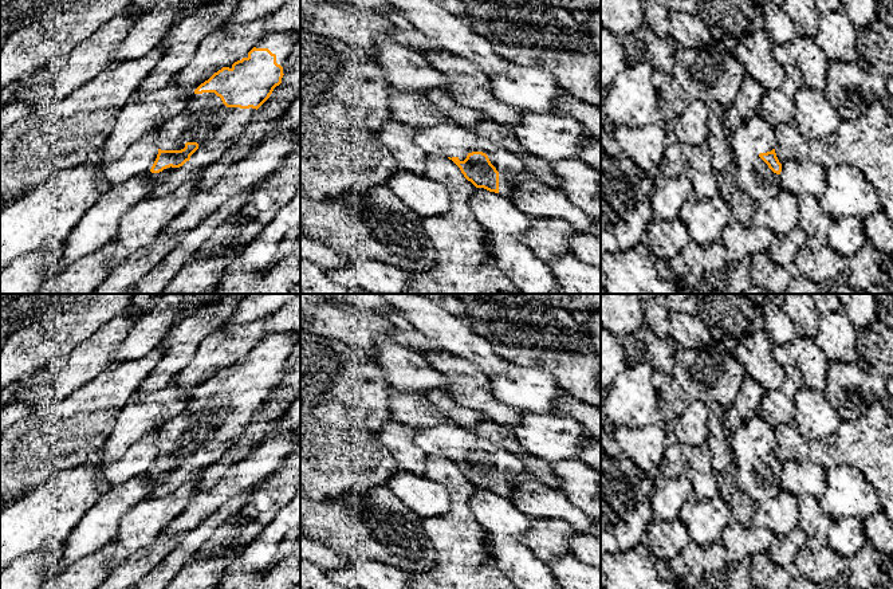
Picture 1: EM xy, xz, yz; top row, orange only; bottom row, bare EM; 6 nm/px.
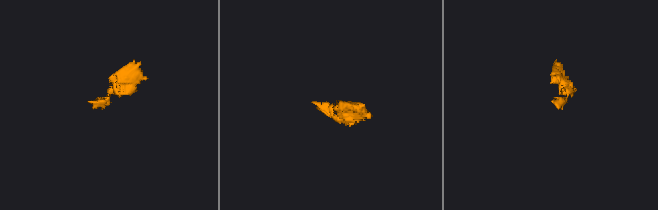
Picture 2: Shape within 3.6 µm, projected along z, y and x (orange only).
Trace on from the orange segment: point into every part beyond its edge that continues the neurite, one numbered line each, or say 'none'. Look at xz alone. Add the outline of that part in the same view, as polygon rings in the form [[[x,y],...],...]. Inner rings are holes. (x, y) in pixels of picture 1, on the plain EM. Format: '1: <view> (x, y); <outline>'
1: xz (448, 440); [[[449,421],[416,429],[414,441],[428,455],[457,458],[460,462],[464,462],[472,452],[485,453],[499,472],[499,494],[505,498],[512,495],[518,483],[535,479],[526,472],[516,455],[484,439],[473,429]]]

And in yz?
1: yz (754, 436); [[[755,415],[731,435],[732,459],[737,487],[755,503],[774,498],[779,491],[779,475],[774,474],[759,458],[778,445],[775,428]]]

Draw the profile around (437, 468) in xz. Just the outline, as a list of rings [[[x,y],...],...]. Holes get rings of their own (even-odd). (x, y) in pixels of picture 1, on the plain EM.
[[[440,455],[426,456],[422,476],[444,486],[452,504],[446,514],[422,518],[436,561],[426,572],[412,576],[410,589],[518,589],[488,554],[487,531],[468,506],[476,487],[452,460]]]

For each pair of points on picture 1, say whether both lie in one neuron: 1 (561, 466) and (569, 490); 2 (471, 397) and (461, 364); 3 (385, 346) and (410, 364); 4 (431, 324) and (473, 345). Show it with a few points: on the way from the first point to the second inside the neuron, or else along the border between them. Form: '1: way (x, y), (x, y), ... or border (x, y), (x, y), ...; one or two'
1: way (566, 471), (569, 474), (569, 485); one
2: way (471, 389), (467, 372); one
3: way (392, 353), (404, 364); one
4: way (441, 328), (453, 333), (463, 342); one

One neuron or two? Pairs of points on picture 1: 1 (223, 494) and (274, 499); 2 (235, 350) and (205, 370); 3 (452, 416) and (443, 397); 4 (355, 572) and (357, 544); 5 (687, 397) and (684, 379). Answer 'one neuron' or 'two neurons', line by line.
1: two neurons
2: one neuron
3: one neuron
4: two neurons
5: one neuron

